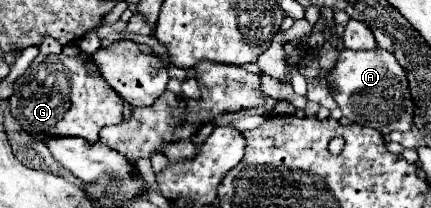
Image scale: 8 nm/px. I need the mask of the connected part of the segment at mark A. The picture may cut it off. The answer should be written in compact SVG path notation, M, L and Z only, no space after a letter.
M382 48L372 50L342 50L336 66L326 76L326 84L334 88L332 96L346 118L360 126L370 126L382 134L394 130L408 132L412 122L412 98L408 92L406 72L396 64L396 58Z

